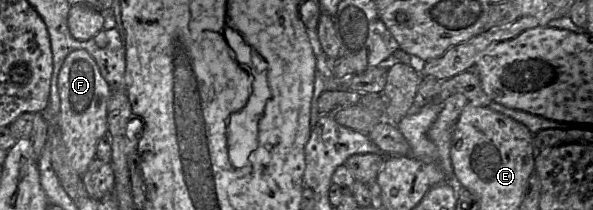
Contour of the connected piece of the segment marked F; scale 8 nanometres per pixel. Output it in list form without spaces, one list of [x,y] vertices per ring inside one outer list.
[[[76,49],[65,58],[58,75],[60,96],[59,126],[69,166],[83,175],[96,157],[99,140],[108,131],[107,107],[112,90],[102,77],[94,58],[84,49]]]

